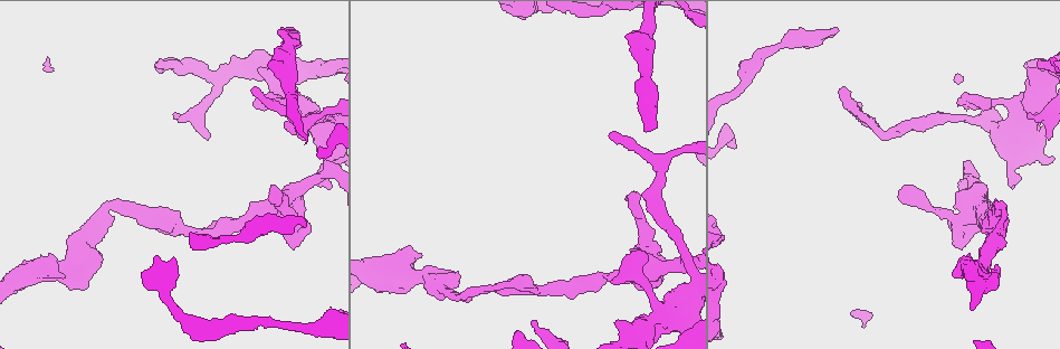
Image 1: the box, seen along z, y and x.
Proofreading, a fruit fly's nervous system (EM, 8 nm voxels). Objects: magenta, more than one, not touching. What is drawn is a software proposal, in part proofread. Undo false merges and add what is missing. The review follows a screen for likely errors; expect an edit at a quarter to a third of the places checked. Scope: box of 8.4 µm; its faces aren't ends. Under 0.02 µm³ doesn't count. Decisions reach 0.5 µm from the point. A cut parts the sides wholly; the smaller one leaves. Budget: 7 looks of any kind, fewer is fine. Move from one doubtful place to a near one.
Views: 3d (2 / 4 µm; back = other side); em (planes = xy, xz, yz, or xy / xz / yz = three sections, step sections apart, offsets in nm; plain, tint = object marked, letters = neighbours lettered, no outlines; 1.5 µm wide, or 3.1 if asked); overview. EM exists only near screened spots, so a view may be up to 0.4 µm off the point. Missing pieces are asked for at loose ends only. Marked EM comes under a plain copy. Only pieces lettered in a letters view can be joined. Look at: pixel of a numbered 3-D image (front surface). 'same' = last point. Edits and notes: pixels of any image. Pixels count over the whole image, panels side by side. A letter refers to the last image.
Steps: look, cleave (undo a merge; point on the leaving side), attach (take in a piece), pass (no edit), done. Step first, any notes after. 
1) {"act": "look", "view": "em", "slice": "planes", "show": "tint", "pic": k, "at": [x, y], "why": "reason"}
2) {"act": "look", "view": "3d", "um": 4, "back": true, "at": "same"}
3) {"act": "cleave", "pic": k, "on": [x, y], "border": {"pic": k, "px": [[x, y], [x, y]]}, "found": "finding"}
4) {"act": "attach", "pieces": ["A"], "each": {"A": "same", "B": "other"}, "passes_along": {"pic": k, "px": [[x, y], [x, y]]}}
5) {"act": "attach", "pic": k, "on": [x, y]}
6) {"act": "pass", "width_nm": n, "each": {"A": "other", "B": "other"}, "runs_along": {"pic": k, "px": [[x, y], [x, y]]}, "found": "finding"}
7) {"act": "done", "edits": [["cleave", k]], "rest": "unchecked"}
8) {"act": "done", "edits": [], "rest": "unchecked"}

{"act": "look", "view": "3d", "um": 2, "pic": 1, "at": [252, 103], "why": "free end"}

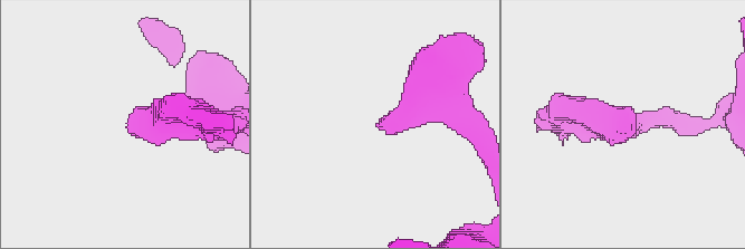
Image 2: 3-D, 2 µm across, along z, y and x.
{"act": "look", "view": "em", "slice": "planes", "show": "letters", "pic": 2, "at": [620, 128]}

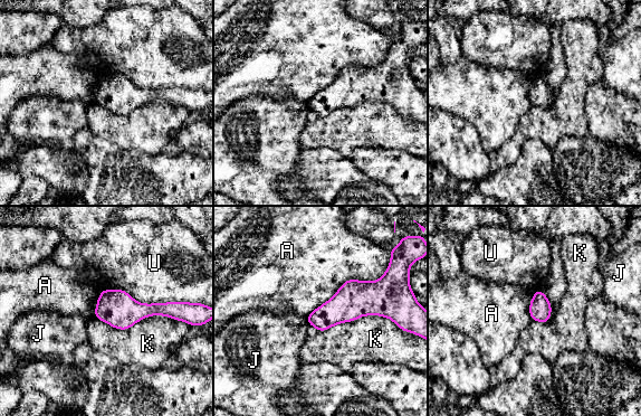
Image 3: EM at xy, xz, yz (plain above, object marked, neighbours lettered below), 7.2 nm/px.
{"act": "pass", "each": {"A": "other", "J": "other", "K": "other", "U": "other"}, "border": {"pic": 3, "px": [[318, 331], [383, 315], [423, 338]]}, "found": "none of them fits"}

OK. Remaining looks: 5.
{"act": "look", "view": "em", "slice": "yz", "step": 8, "show": "letters", "pic": 1, "at": [1031, 116]}

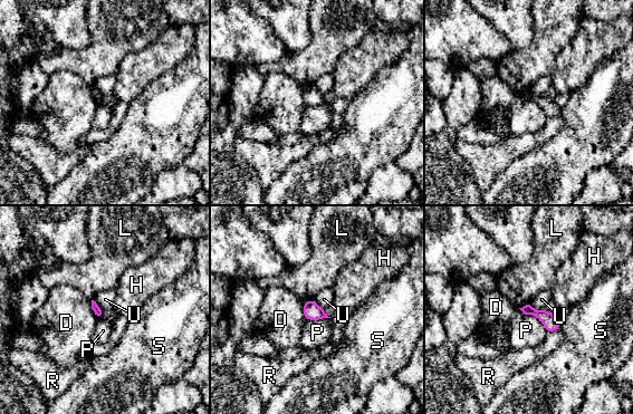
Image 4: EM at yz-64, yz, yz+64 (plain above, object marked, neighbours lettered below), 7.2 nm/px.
{"act": "look", "view": "em", "slice": "planes", "show": "letters", "at": "same"}

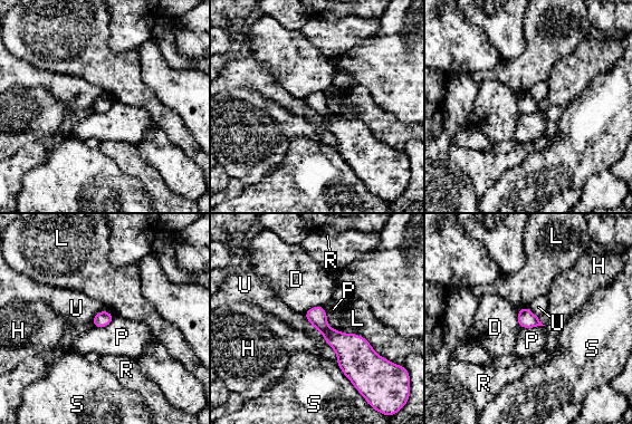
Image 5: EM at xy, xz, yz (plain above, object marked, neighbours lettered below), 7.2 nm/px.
{"act": "pass", "each": {"D": "other", "H": "other", "L": "other", "P": "other", "R": "other", "S": "other", "U": "other"}, "border": {"pic": 5, "px": [[322, 306], [326, 323], [337, 330]]}, "found": "no lettered piece goes on from it"}

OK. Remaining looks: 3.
{"act": "look", "view": "em", "slice": "planes", "show": "tint", "pic": 1, "at": [631, 250], "why": "free end"}

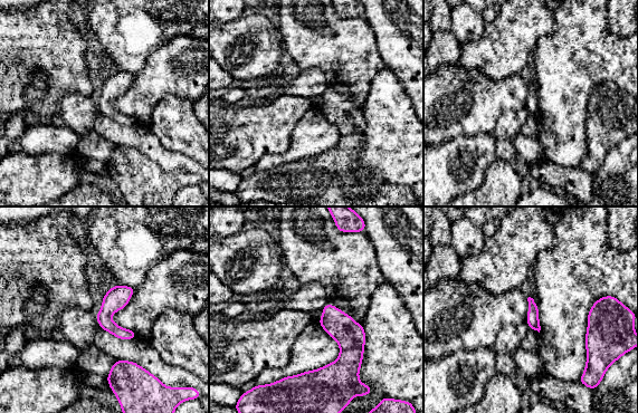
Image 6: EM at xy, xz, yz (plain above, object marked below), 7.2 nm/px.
{"act": "look", "view": "em", "slice": "planes", "show": "letters", "at": "same"}

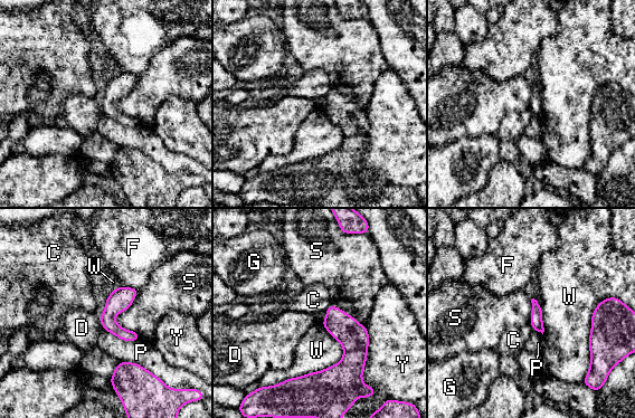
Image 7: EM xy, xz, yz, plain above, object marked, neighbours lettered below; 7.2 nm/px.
{"act": "pass", "each": {"C": "other", "D": "other", "F": "other", "G": "other", "P": "other", "S": "other", "W": "other", "Y": "other"}, "border": {"pic": 7, "px": [[139, 290], [114, 320], [140, 338]]}, "found": "no lettered piece goes on from it"}

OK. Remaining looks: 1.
{"act": "done", "edits": [], "rest": "unchecked"}

